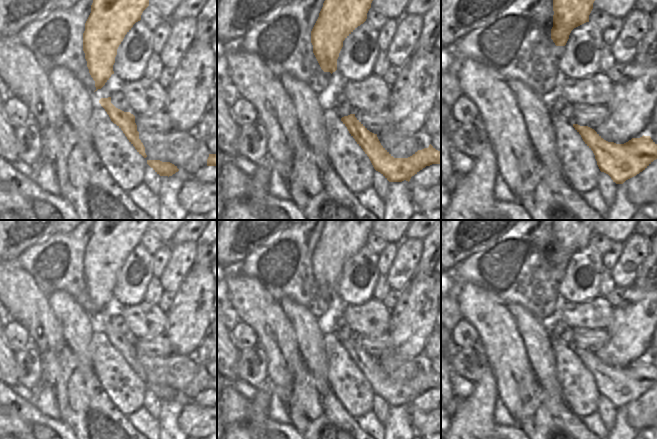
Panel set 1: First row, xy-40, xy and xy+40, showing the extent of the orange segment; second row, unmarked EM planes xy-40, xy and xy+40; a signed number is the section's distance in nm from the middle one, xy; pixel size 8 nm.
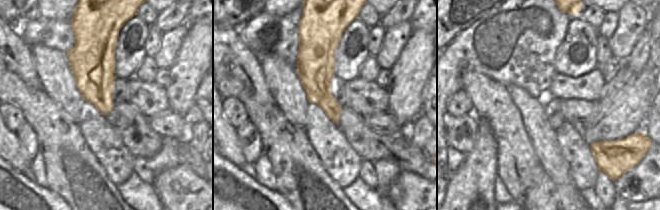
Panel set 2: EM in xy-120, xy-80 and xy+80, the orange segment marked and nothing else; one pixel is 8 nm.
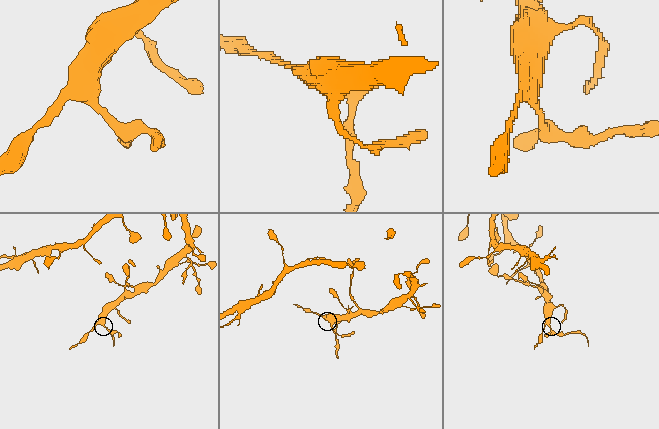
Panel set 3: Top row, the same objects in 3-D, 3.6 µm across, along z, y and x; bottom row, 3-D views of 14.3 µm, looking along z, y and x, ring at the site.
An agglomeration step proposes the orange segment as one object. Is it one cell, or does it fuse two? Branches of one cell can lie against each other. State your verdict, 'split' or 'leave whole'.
leave whole

